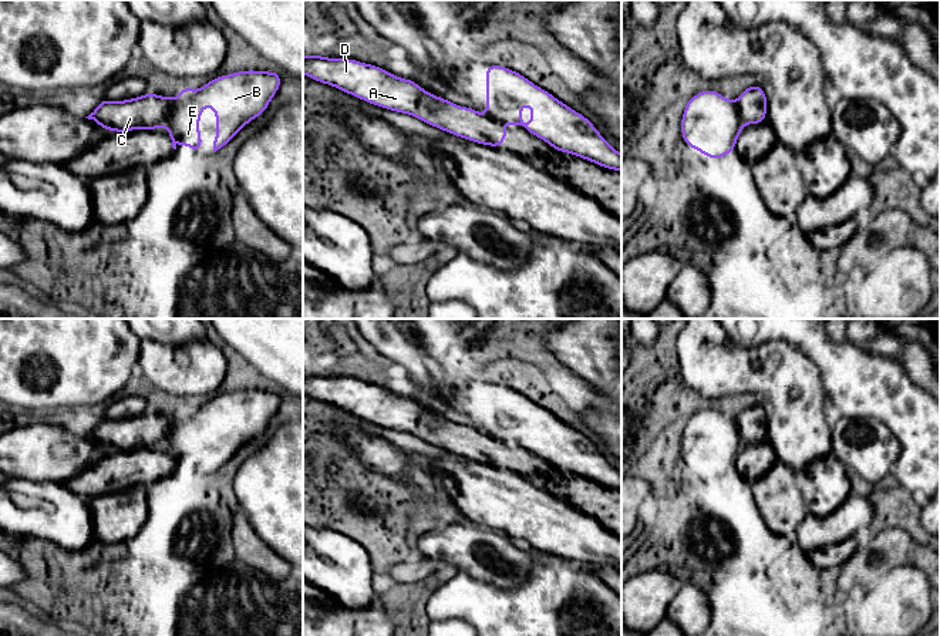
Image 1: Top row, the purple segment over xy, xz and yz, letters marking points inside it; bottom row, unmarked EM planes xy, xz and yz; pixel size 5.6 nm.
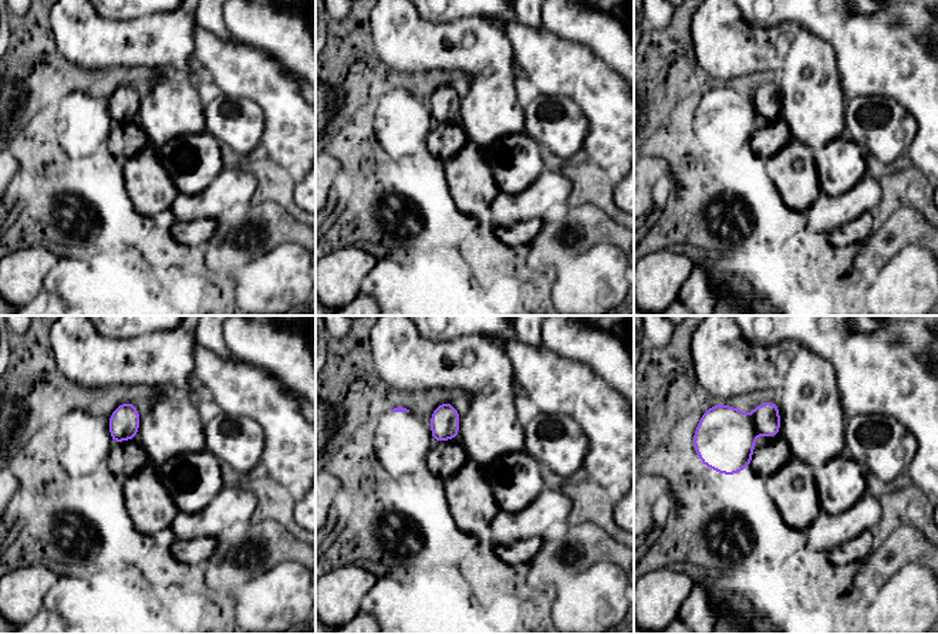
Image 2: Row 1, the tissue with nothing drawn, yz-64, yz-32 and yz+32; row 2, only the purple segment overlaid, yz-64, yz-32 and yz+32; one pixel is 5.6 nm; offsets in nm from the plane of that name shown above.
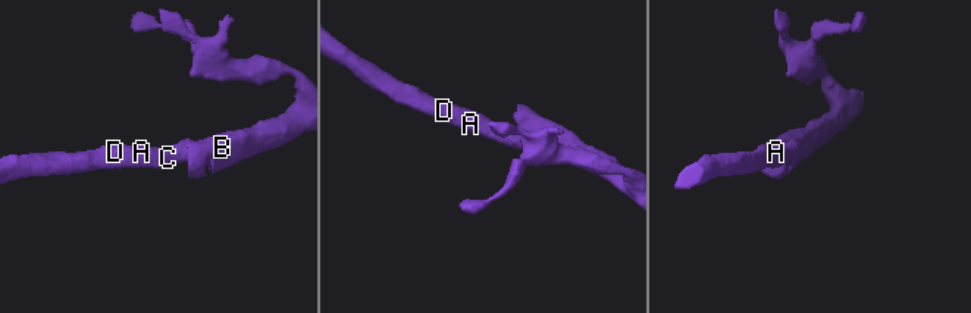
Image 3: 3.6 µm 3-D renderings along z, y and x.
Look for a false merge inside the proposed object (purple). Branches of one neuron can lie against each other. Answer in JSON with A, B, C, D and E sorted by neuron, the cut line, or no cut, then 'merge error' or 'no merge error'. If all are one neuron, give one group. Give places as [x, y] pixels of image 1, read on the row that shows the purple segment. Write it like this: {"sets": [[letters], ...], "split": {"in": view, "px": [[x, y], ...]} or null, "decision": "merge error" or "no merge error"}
{"sets": [["A", "C", "D"], ["B", "E"]], "split": {"in": "yz", "px": [[735, 101], [743, 125]]}, "decision": "merge error"}

